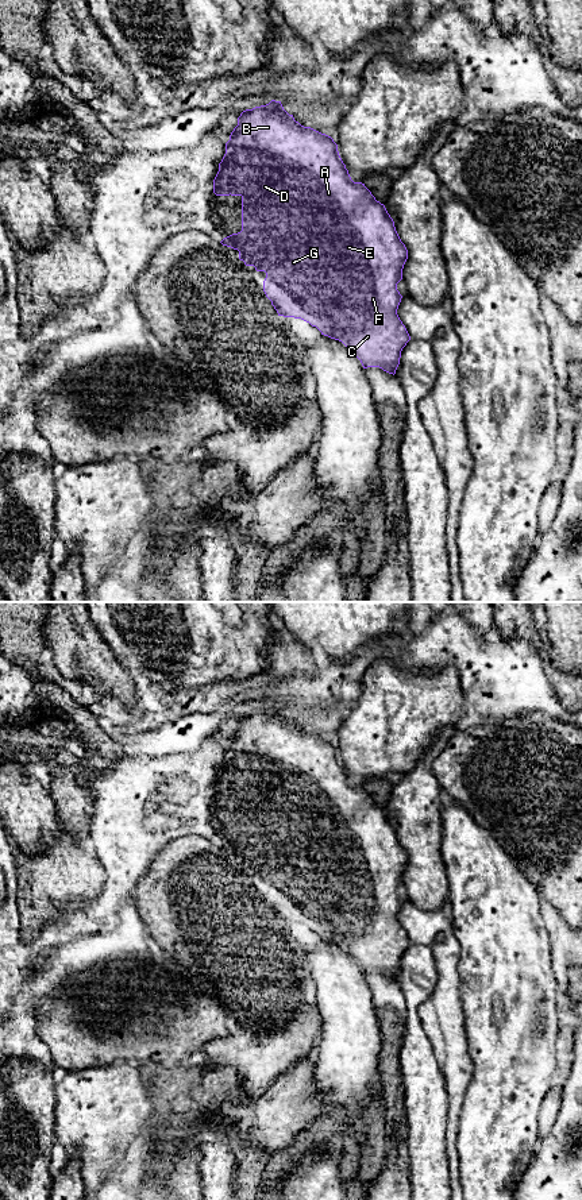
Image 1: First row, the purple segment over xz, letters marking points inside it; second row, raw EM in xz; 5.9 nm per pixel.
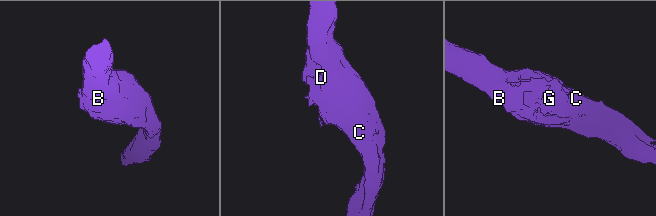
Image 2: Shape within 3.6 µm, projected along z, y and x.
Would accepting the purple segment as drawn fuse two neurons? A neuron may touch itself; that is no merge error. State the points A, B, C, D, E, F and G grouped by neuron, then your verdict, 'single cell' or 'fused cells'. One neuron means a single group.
groups A B C D E F G; single cell

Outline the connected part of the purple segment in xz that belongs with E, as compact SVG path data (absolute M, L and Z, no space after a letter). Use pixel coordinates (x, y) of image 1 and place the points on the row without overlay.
M281 706L246 714L226 748L226 759L213 784L216 800L242 802L242 836L220 848L239 856L239 864L265 876L263 896L278 921L301 923L321 939L342 946L361 965L363 973L379 972L396 979L401 956L411 941L397 919L402 900L397 888L408 854L383 809L362 787L354 787L343 768L338 749L325 738L304 732L289 719Z

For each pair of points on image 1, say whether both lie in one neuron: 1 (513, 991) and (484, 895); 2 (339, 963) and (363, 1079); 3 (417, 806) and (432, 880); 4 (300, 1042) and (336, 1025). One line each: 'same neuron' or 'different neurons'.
1: same neuron
2: same neuron
3: same neuron
4: different neurons

